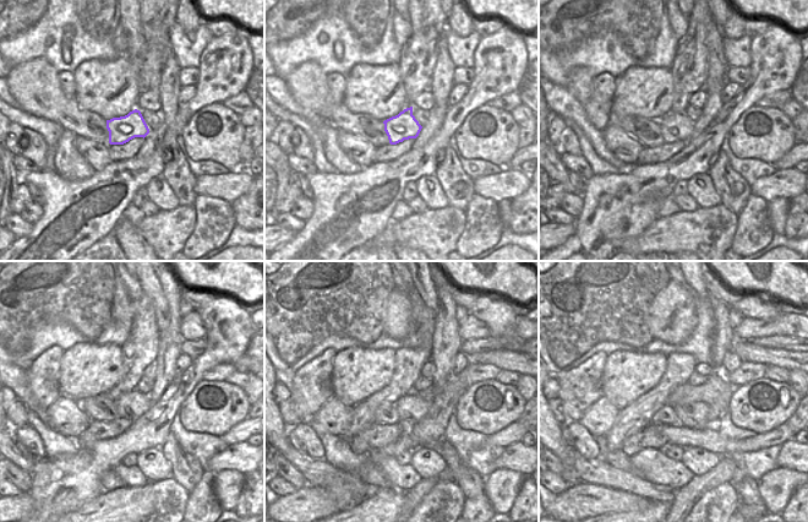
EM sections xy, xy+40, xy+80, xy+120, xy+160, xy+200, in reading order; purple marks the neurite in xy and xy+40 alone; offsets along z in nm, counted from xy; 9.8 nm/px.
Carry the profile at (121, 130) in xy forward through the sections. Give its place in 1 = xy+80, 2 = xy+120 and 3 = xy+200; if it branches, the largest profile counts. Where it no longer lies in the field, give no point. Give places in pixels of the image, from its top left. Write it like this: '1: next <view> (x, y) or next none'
1: next xy+80 (675, 126)
2: next xy+120 (132, 404)
3: next xy+200 (697, 417)

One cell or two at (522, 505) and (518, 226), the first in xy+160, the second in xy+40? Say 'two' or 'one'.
one

